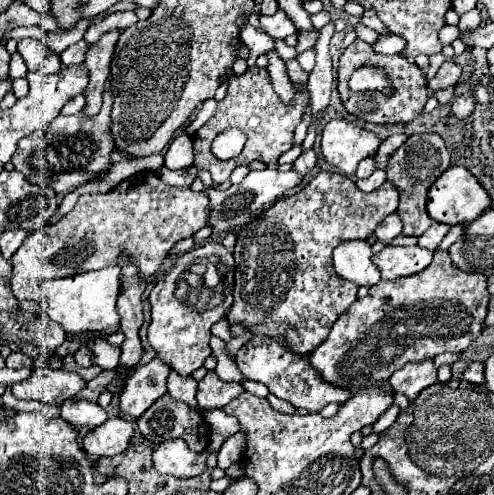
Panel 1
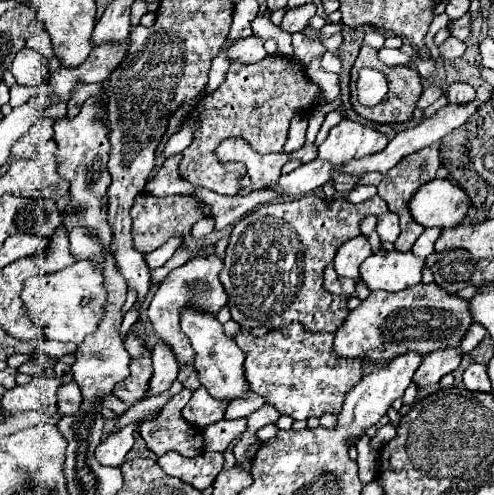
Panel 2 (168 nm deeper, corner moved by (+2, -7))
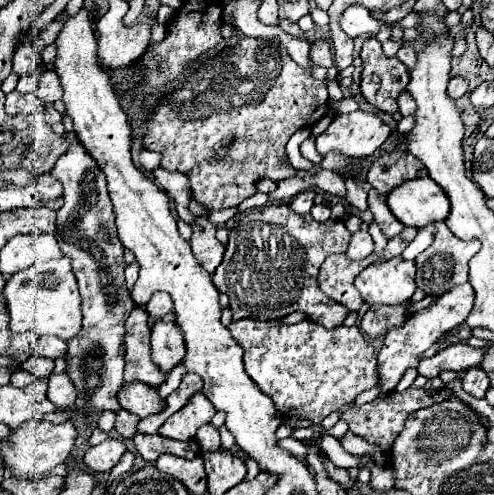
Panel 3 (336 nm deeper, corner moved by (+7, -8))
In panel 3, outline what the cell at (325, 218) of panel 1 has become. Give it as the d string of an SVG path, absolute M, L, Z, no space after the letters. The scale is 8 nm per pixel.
M269 204L263 210L245 214L235 224L235 228L231 228L223 260L213 274L213 284L217 286L219 292L225 292L229 296L233 320L241 320L241 318L277 320L291 312L303 312L311 322L317 322L325 328L337 328L343 324L349 310L341 308L341 304L329 300L329 296L325 296L319 290L317 272L329 254L339 254L347 250L349 238L351 232L345 228L343 220L315 222L311 214L297 216L295 212L289 212L287 204Z

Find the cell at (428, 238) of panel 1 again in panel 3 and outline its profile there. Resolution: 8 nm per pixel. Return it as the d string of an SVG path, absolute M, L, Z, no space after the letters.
M421 228L419 232L417 232L417 236L415 236L415 240L403 250L403 258L407 258L407 260L415 260L425 248L429 248L431 246L431 242L433 242L433 234L427 230L427 228Z

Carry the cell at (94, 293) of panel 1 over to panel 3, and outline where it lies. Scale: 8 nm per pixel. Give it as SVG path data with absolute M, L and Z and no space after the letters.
M69 258L33 264L27 270L13 274L5 284L5 298L11 316L9 328L13 332L31 330L39 336L57 336L67 342L81 330L81 296Z

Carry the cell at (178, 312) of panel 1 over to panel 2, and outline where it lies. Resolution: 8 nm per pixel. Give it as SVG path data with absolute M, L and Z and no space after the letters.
M194 257L190 259L186 265L174 269L158 287L158 291L154 293L154 299L148 307L148 317L152 321L152 327L156 331L156 337L164 343L168 343L172 347L172 351L176 353L180 363L188 363L192 365L194 359L194 351L186 339L186 335L182 335L180 329L180 309L182 307L198 307L200 311L210 311L210 313L218 313L220 307L226 305L228 295L218 279L218 273L222 269L222 259L202 259L202 257Z

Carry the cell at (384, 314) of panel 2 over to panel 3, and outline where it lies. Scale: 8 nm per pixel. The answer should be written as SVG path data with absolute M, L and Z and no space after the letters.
M411 302L397 304L393 308L375 304L365 312L359 328L367 338L379 338L389 328L397 328L397 324L401 324L401 320L405 320L405 316L409 316L409 306L411 306Z

